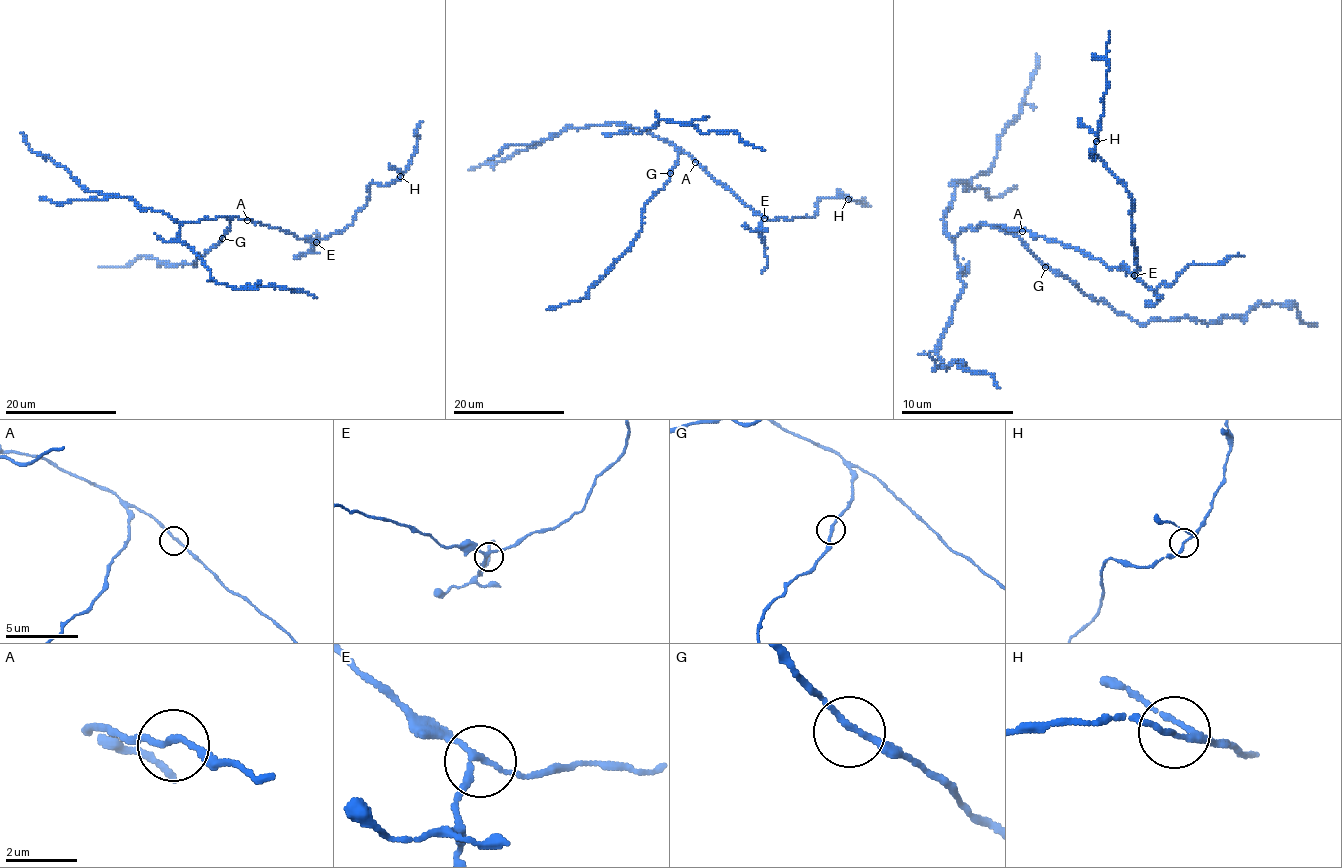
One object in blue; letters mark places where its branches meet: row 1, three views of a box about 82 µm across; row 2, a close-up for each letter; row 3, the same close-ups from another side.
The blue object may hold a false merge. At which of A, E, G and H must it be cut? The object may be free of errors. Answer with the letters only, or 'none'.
none

